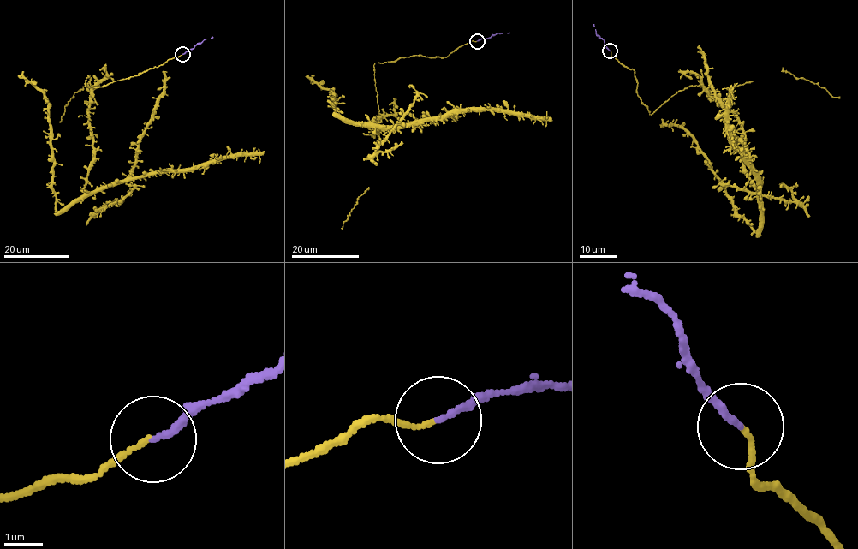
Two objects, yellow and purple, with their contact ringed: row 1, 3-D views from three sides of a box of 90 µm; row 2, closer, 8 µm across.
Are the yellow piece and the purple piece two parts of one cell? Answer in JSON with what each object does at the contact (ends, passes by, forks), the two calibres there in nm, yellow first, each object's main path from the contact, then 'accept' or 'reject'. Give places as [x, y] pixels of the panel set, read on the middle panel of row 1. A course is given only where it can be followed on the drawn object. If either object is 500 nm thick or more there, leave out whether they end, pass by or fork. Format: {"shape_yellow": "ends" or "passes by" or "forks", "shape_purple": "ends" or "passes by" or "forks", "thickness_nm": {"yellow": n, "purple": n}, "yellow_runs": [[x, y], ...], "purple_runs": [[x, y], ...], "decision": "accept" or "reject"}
{"shape_yellow": "ends", "shape_purple": "ends", "thickness_nm": {"yellow": 120, "purple": 160}, "yellow_runs": [[477, 40], [445, 57], [374, 63], [379, 115], [373, 134], [375, 122], [340, 118], [335, 94], [306, 76]], "purple_runs": [[477, 40], [498, 32], [509, 32]], "decision": "accept"}

